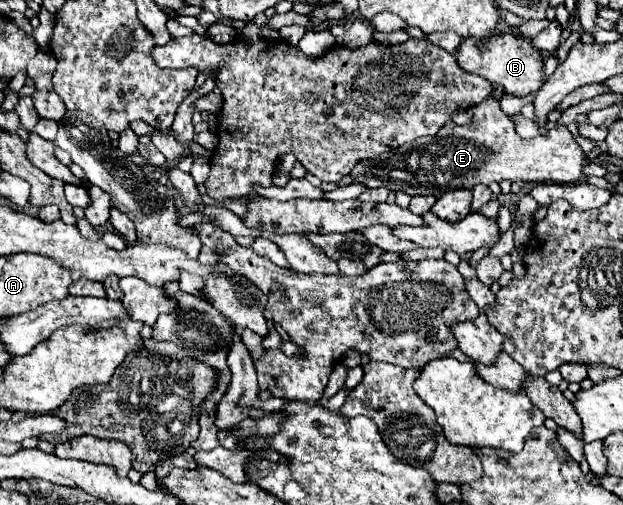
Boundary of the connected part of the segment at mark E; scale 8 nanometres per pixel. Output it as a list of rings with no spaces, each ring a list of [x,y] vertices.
[[[494,97],[484,99],[480,105],[474,105],[474,119],[470,125],[456,125],[448,121],[434,137],[416,139],[408,145],[396,149],[396,153],[384,153],[384,157],[376,157],[374,161],[362,161],[354,167],[352,175],[346,175],[338,185],[348,183],[364,183],[368,187],[386,187],[388,191],[406,191],[410,195],[428,195],[448,193],[450,189],[472,189],[476,183],[500,183],[502,179],[524,181],[524,183],[576,183],[582,181],[584,165],[588,165],[588,155],[576,143],[568,127],[554,127],[546,135],[538,135],[532,139],[524,139],[516,133],[514,121],[500,109],[500,103]]]

